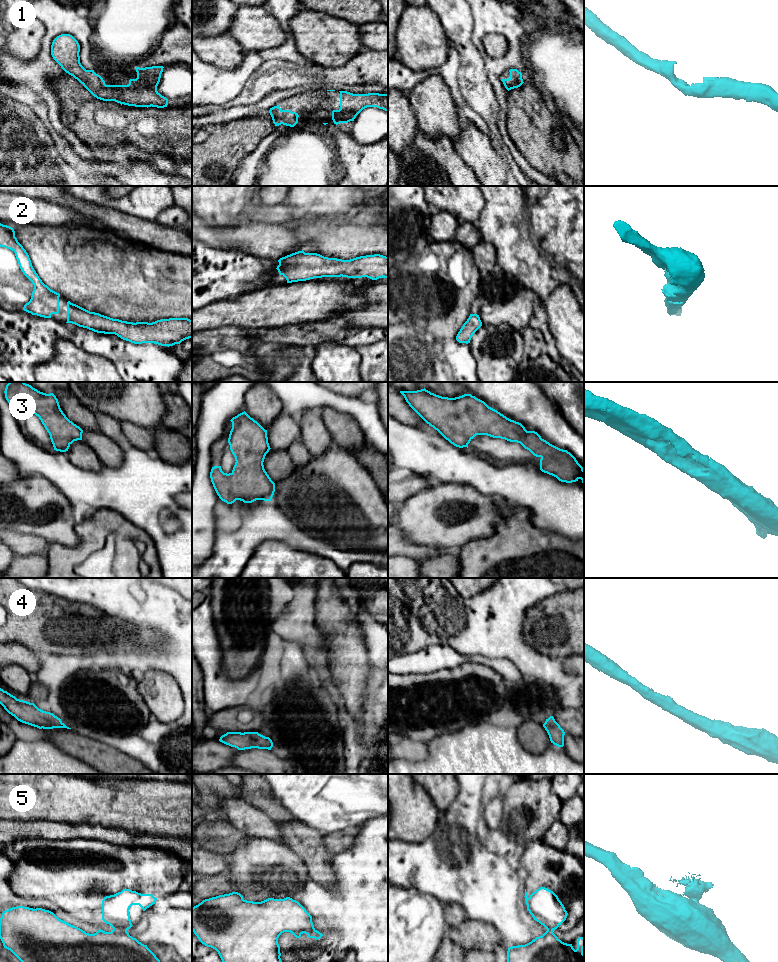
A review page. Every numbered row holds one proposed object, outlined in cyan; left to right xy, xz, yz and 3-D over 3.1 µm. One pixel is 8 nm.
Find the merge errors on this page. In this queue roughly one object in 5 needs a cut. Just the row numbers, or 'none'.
5

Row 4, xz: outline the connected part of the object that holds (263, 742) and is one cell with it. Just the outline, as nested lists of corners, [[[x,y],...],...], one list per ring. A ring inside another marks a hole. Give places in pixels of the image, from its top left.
[[[227,732],[220,737],[219,741],[238,750],[251,748],[271,750],[273,747],[272,740],[258,732]]]

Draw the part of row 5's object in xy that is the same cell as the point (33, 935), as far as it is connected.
[[[17,906],[5,910],[0,918],[0,939],[4,948],[10,950],[21,962],[160,962],[147,945],[130,936],[127,930],[105,932],[99,929],[89,934],[42,908]]]

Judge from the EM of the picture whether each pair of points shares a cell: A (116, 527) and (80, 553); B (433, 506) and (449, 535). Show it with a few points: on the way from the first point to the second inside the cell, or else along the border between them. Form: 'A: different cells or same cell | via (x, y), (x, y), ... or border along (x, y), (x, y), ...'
A: same cell | via (107, 527), (89, 544)
B: same cell | via (434, 513), (447, 528)

